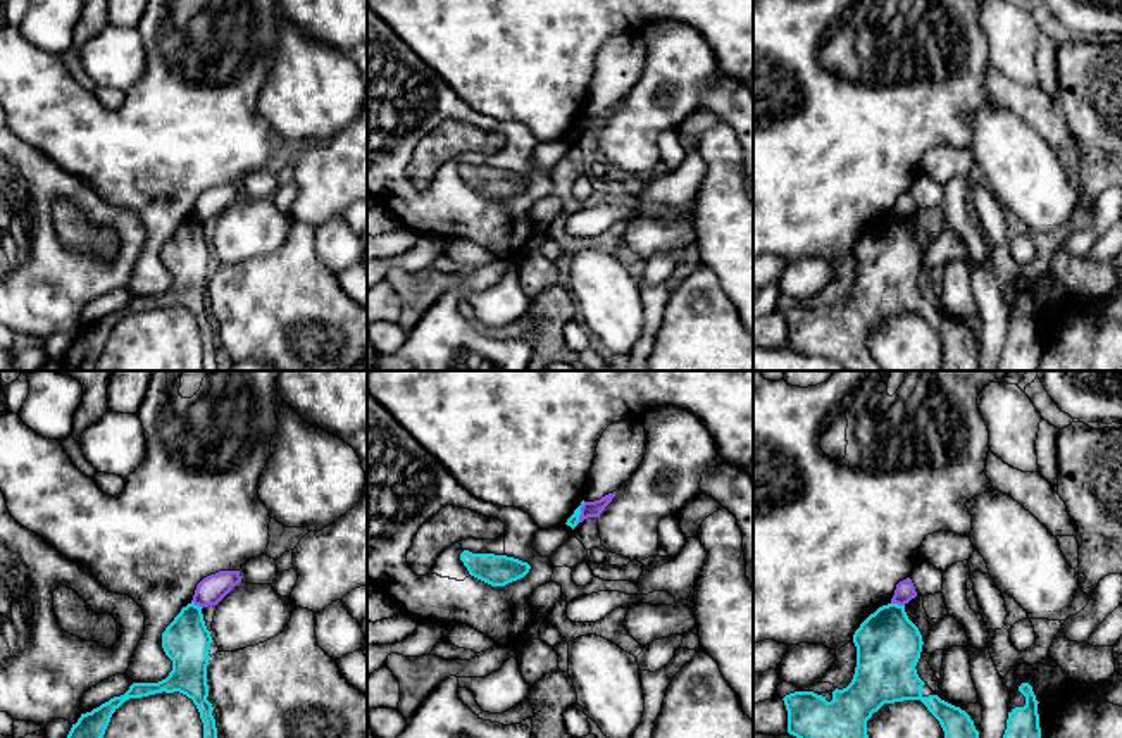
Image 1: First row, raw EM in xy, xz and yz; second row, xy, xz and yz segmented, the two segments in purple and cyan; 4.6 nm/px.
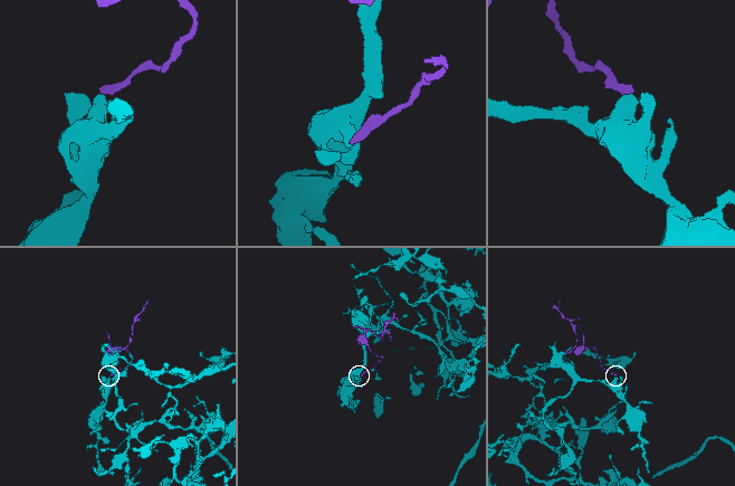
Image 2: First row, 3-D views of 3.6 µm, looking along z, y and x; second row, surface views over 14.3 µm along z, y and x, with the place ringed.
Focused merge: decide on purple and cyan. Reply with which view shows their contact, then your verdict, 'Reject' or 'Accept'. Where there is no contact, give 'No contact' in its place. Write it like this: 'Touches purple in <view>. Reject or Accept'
Touches purple in xz. Reject

